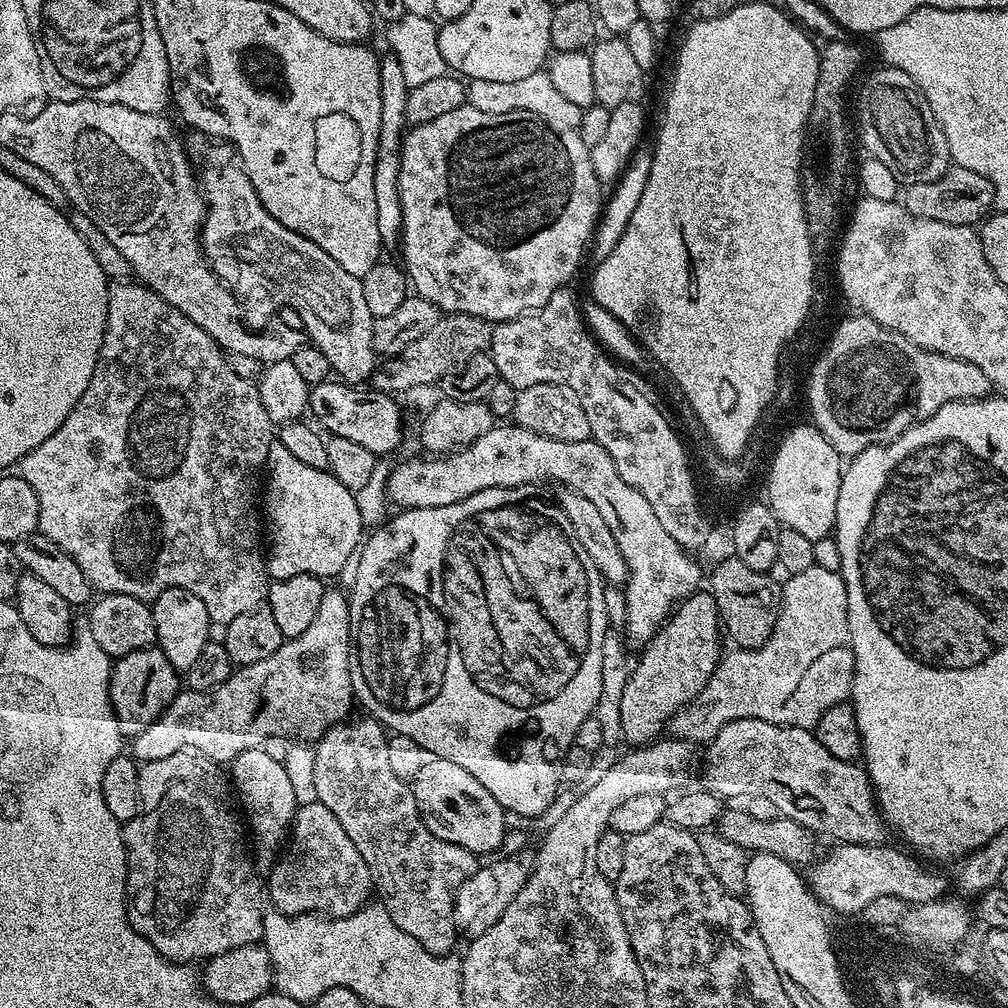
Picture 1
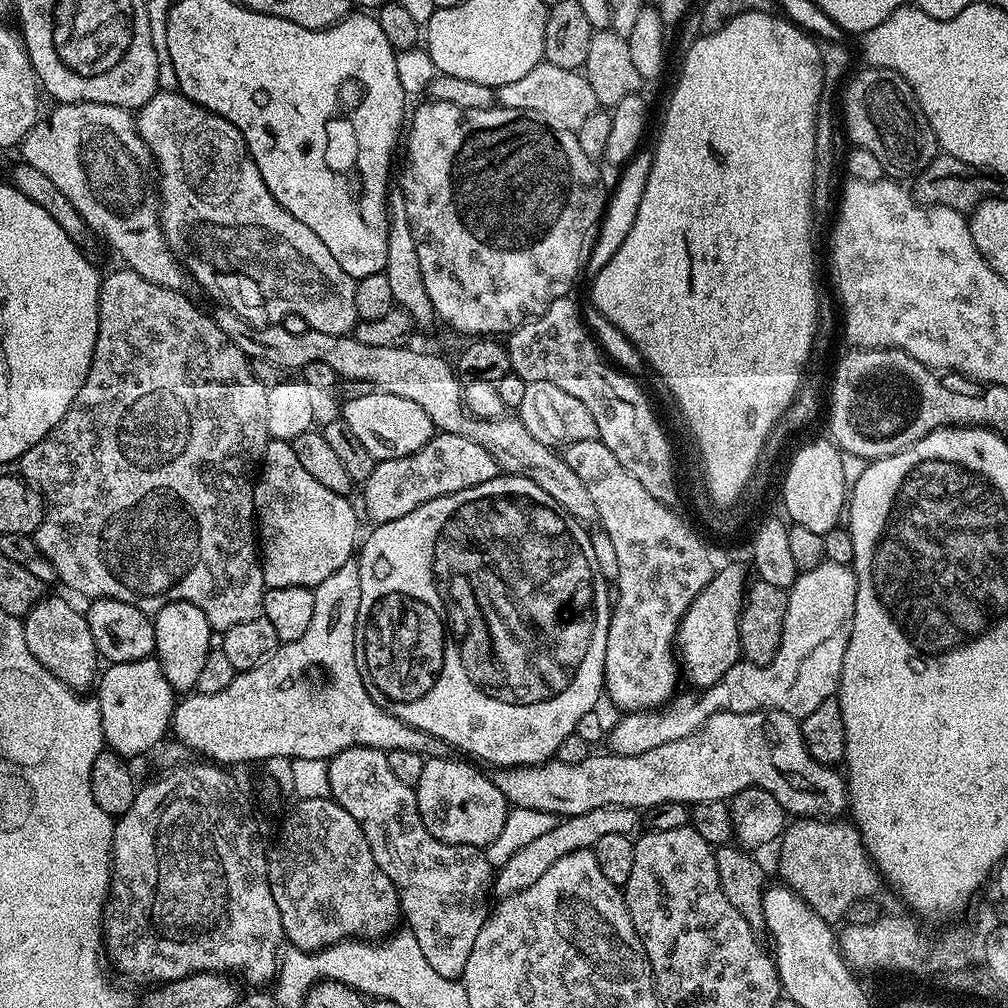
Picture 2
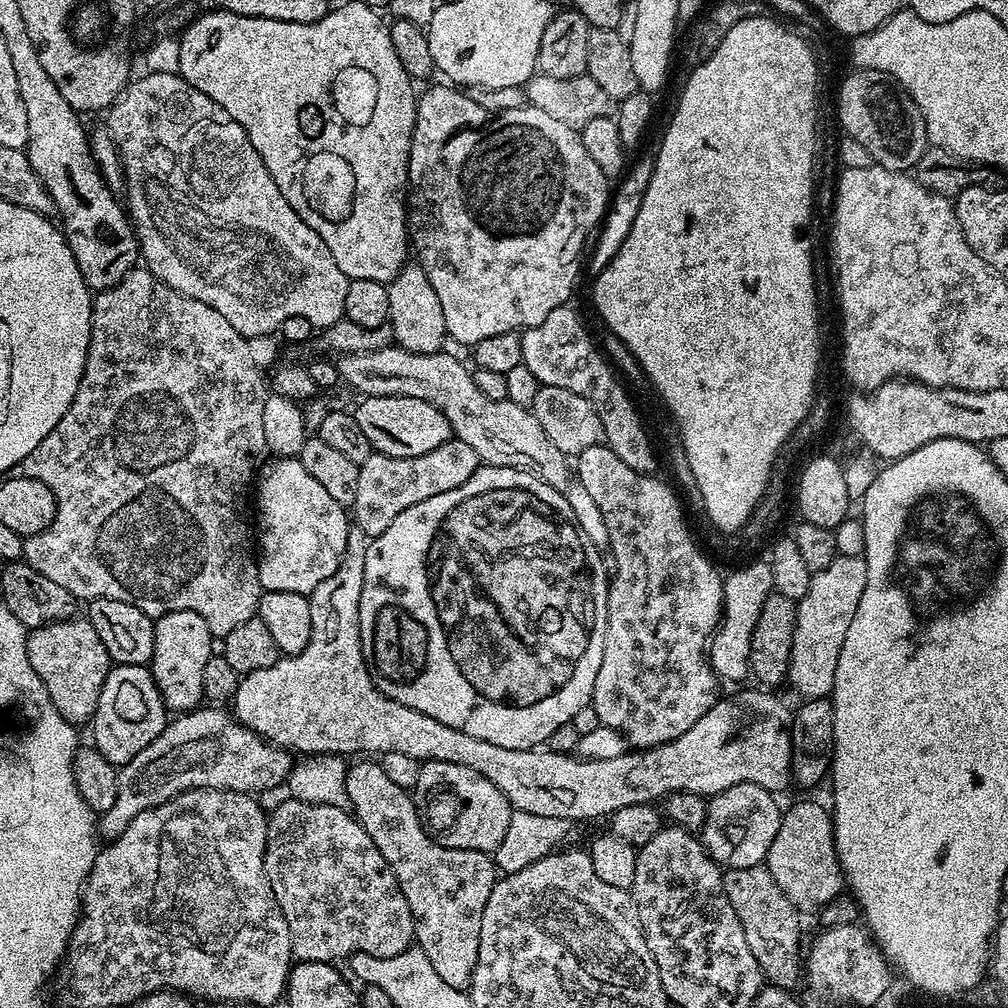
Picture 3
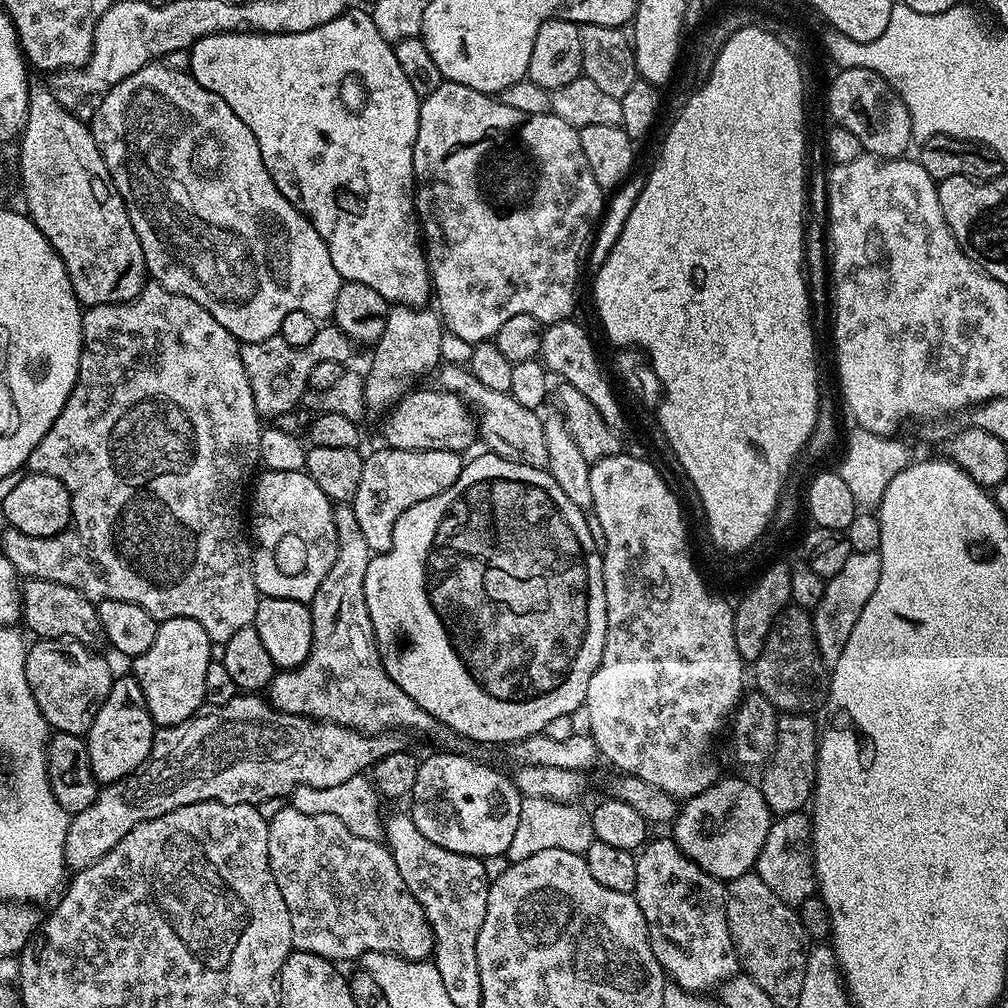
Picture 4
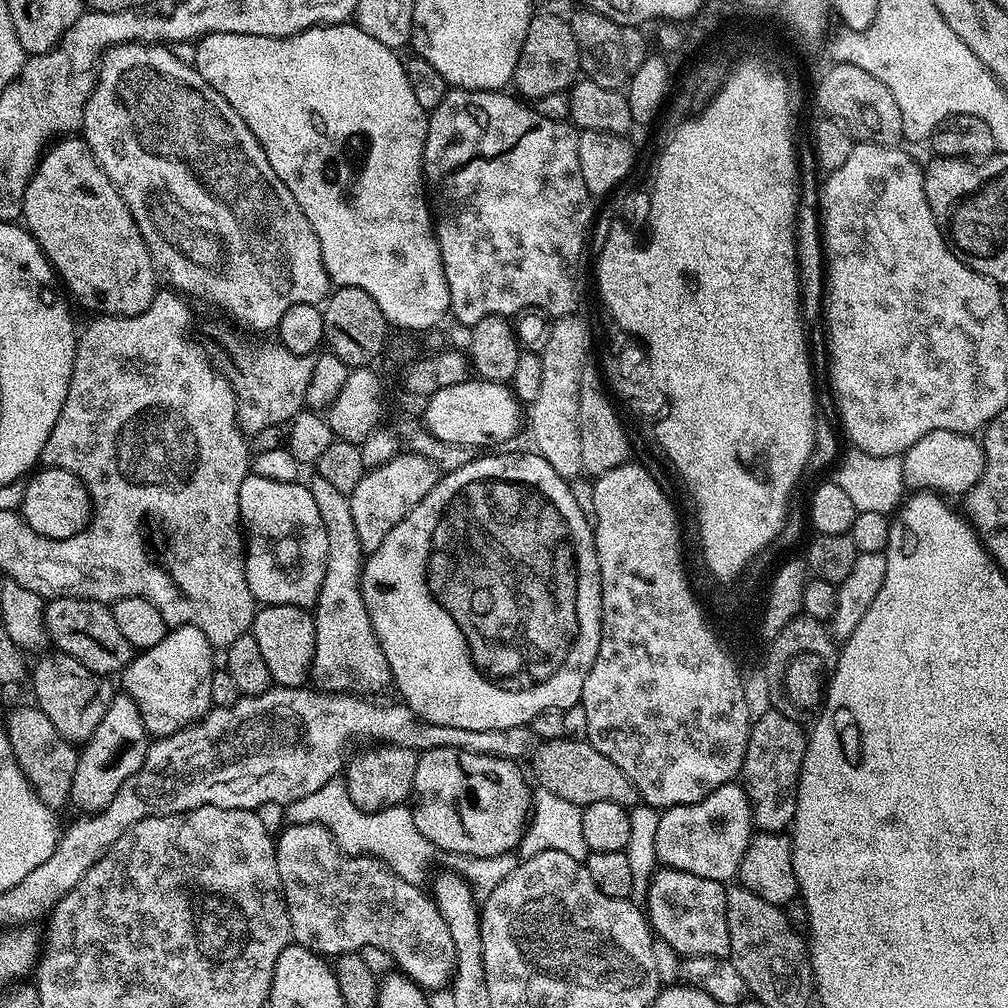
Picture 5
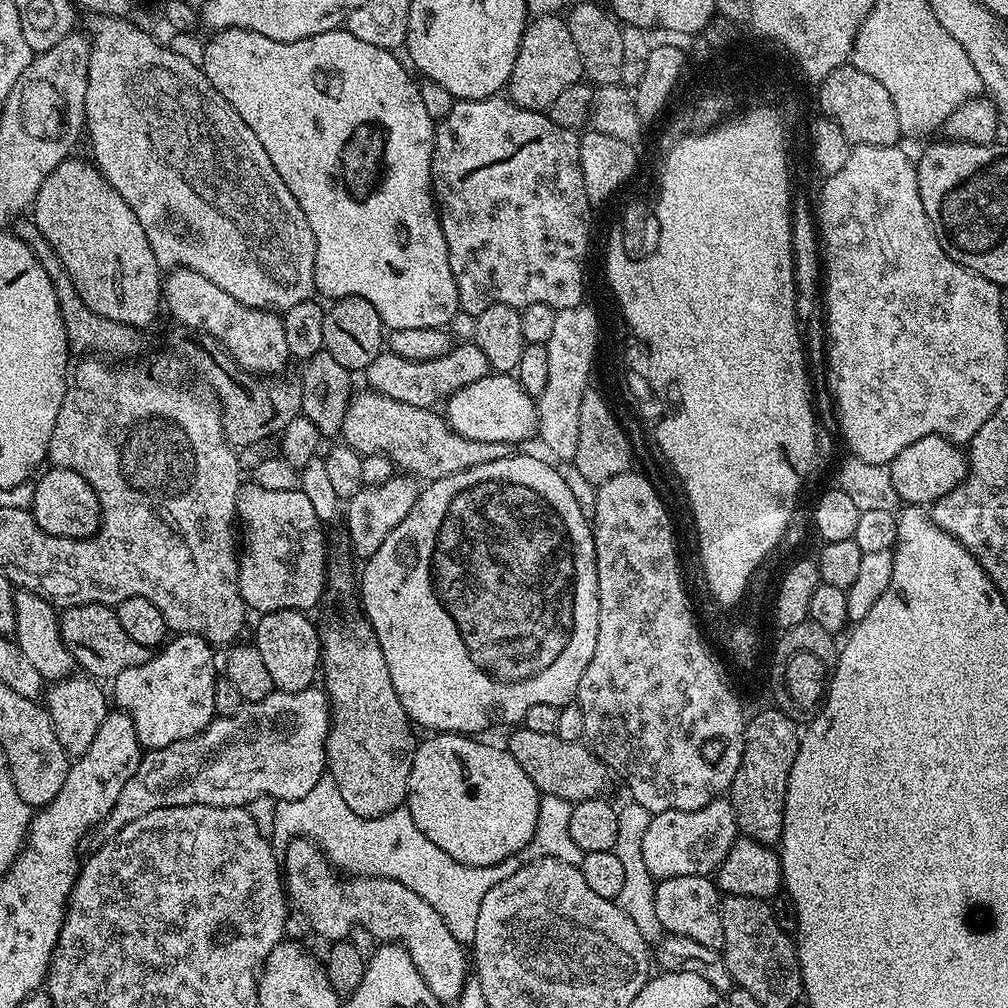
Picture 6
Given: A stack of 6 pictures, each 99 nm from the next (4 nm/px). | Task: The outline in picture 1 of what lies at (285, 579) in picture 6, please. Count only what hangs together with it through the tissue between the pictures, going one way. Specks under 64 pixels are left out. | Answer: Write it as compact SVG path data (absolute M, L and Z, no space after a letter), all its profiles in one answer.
M278 442L268 451L262 520L266 525L266 567L272 580L298 574L339 577L346 558L358 551L366 532L362 514L358 514L356 493L342 486L331 472L306 466Z

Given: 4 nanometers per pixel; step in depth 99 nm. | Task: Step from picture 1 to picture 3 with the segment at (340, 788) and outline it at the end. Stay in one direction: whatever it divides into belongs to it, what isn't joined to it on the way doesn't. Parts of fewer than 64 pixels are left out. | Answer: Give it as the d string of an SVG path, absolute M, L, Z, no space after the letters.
M375 759L361 760L364 760L361 764L348 768L346 778L346 794L351 811L366 834L370 834L374 846L378 846L382 858L386 858L390 870L394 870L398 886L402 894L406 894L406 903L414 918L415 943L424 951L426 958L430 958L430 966L434 966L442 982L447 982L449 986L471 989L474 966L478 962L478 938L482 934L482 910L486 910L486 902L490 902L490 890L494 890L498 879L496 862L489 853L458 850L442 846L432 839L416 812L413 793L396 785L391 778L386 778L386 770L382 770Z

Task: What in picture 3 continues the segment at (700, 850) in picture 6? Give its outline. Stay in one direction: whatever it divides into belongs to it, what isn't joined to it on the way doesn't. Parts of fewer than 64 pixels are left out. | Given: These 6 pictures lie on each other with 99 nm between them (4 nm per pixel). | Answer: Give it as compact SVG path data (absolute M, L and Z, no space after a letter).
M735 784L708 800L706 822L698 835L715 864L729 869L758 866L767 861L770 842L774 842L774 834L778 834L782 815L776 800L773 793L753 784Z

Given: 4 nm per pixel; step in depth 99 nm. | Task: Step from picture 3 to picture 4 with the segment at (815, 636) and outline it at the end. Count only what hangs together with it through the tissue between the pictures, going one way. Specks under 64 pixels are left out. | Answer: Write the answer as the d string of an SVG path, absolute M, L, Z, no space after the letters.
M852 552L850 558L842 565L838 574L831 576L824 585L822 602L812 612L812 629L816 635L816 648L820 652L821 661L831 666L842 658L842 650L854 631L854 622L858 622L858 614L862 614L866 602L874 595L878 587L878 578L882 578L882 558L879 552Z

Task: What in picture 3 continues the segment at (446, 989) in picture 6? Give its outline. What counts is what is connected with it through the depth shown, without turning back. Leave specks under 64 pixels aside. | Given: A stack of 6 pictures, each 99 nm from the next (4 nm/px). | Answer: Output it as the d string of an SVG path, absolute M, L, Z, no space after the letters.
M288 800L283 802L282 806L273 812L267 813L268 817L268 841L264 851L264 865L266 866L266 878L270 882L270 890L274 890L274 898L286 918L286 926L290 926L290 946L292 955L297 961L305 960L306 962L340 962L345 958L351 958L357 952L370 954L378 958L394 958L394 954L402 954L407 948L413 947L416 939L414 930L414 918L410 914L410 906L406 903L406 894L398 886L398 878L394 870L382 858L378 846L366 834L364 827L356 821L355 815L347 807L339 808L338 806L326 806L325 804L304 804L301 800Z

